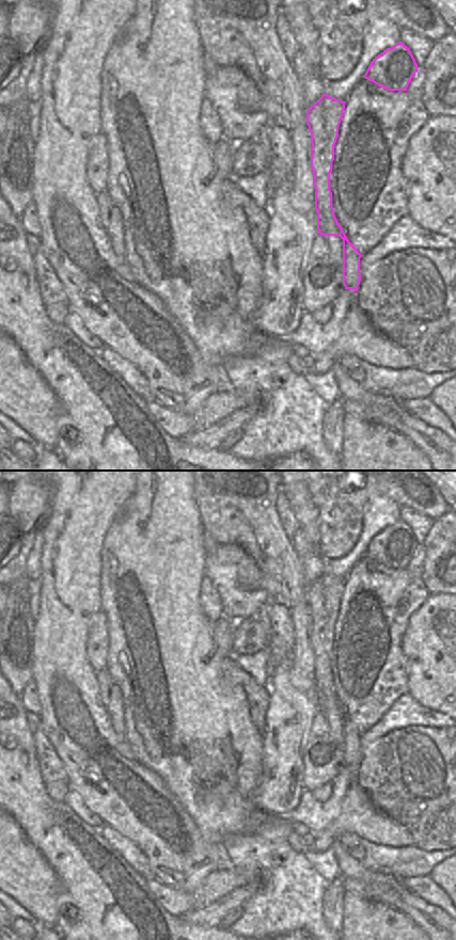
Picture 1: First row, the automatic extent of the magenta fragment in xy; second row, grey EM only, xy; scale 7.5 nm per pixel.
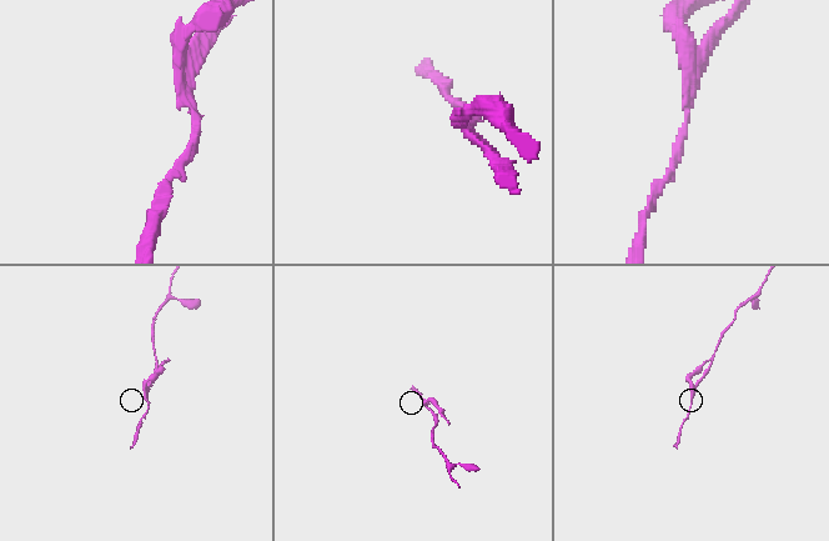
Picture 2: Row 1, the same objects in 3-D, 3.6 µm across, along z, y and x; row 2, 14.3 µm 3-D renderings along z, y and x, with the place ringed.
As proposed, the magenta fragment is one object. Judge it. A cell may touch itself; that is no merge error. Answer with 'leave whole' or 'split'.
split

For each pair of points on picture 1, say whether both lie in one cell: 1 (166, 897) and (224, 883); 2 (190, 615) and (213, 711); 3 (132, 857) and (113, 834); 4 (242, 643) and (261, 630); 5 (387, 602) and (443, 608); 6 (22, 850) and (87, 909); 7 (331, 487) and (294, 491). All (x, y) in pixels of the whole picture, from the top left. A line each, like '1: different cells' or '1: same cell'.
1: same cell
2: same cell
3: same cell
4: same cell
5: different cells
6: different cells
7: different cells

